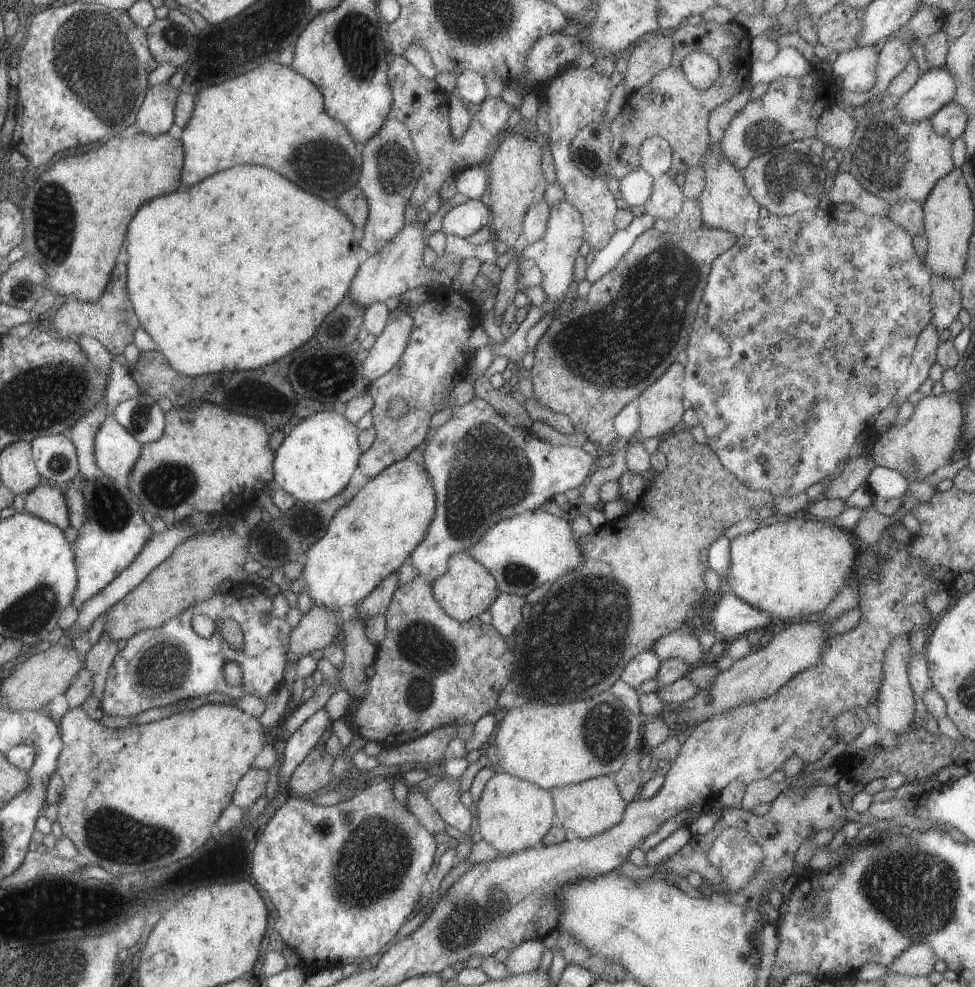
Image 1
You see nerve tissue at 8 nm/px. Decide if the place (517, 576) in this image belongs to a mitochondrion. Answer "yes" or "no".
yes

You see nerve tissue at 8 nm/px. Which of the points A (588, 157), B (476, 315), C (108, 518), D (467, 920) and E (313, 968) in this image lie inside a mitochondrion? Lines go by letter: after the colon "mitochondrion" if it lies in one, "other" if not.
A: mitochondrion
B: other
C: mitochondrion
D: mitochondrion
E: other

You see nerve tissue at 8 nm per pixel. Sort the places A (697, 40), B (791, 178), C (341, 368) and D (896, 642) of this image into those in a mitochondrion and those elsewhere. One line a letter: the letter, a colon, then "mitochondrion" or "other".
A: other
B: mitochondrion
C: mitochondrion
D: other

